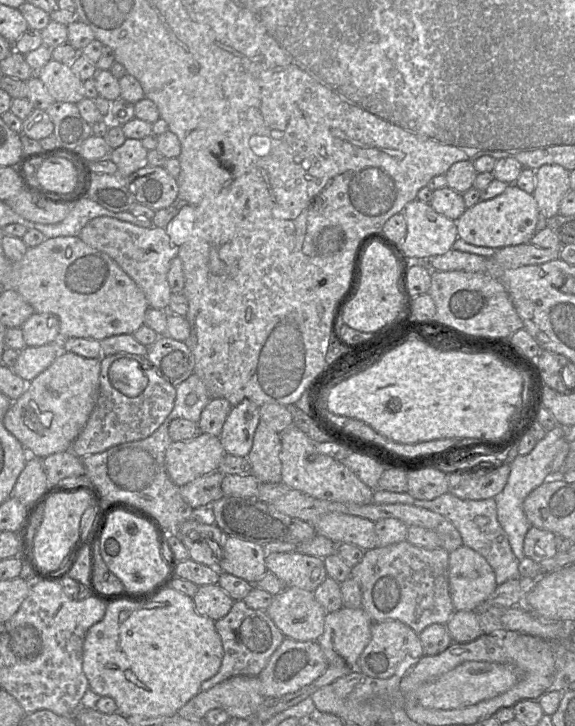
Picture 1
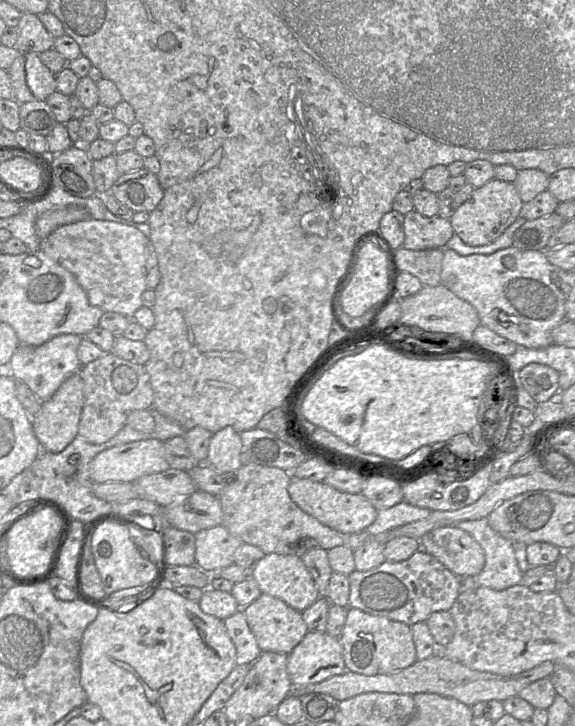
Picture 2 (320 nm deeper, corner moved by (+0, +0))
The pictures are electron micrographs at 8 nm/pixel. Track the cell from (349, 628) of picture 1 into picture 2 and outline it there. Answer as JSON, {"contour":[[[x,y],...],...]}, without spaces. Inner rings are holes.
{"contour":[[[308,631],[288,654],[287,673],[293,687],[322,682],[346,671],[340,639]]]}

